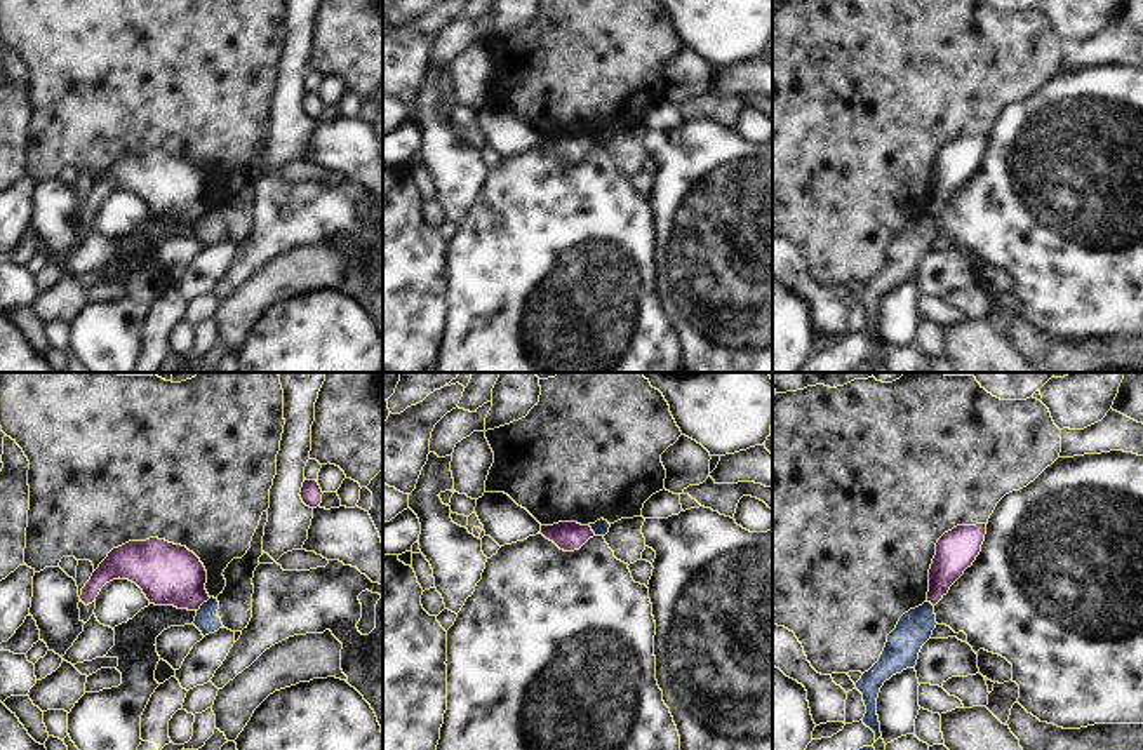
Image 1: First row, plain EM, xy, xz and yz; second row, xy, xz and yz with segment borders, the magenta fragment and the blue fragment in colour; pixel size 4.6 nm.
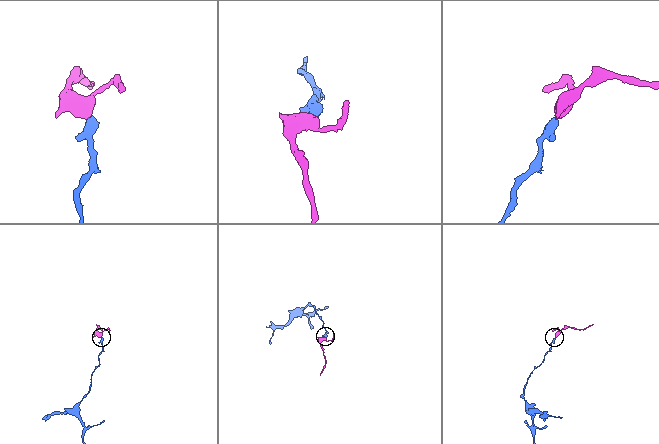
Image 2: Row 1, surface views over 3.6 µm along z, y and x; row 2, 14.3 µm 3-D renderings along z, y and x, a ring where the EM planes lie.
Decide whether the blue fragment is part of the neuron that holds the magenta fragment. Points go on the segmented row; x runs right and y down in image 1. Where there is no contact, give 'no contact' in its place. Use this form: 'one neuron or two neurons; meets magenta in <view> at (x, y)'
two neurons; meets magenta in xy at (202, 602)

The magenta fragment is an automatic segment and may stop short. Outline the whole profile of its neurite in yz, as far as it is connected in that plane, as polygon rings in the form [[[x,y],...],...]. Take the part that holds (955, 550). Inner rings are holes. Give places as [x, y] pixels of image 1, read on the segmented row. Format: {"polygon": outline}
{"polygon": [[[986,524],[957,526],[936,543],[936,555],[929,569],[927,602],[936,606],[950,586],[973,566],[985,541]]]}

